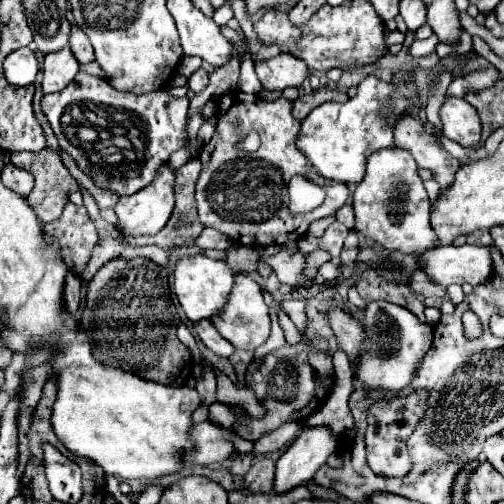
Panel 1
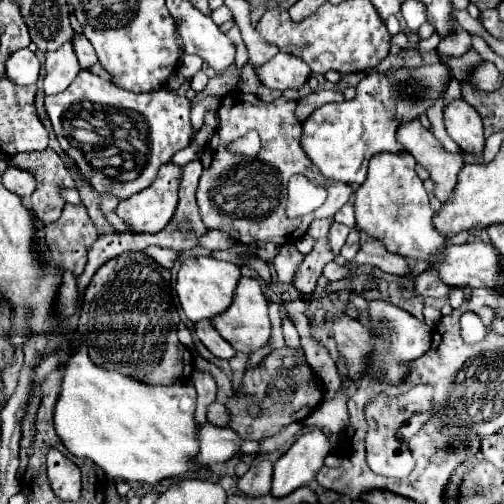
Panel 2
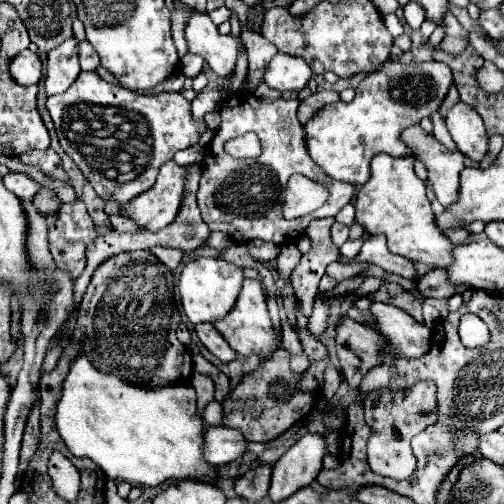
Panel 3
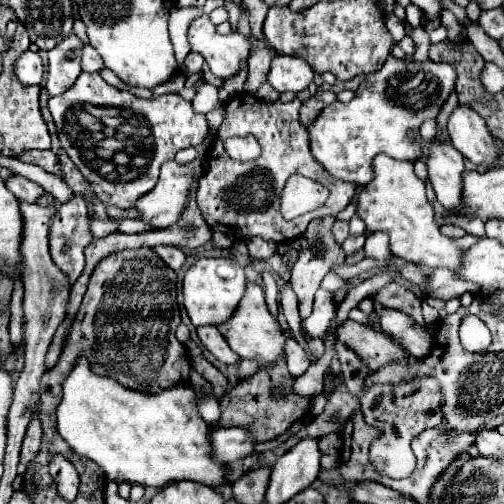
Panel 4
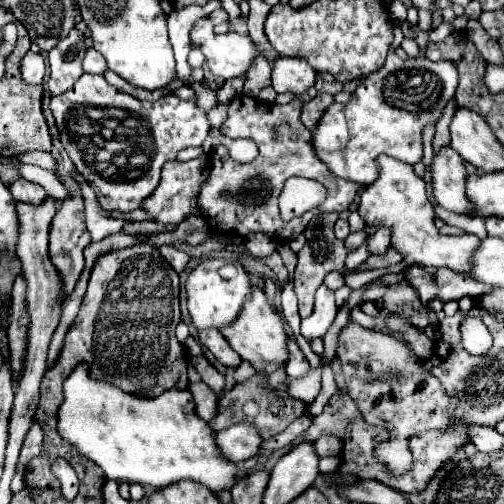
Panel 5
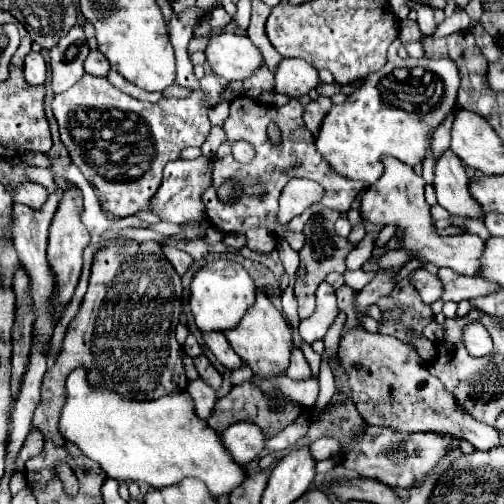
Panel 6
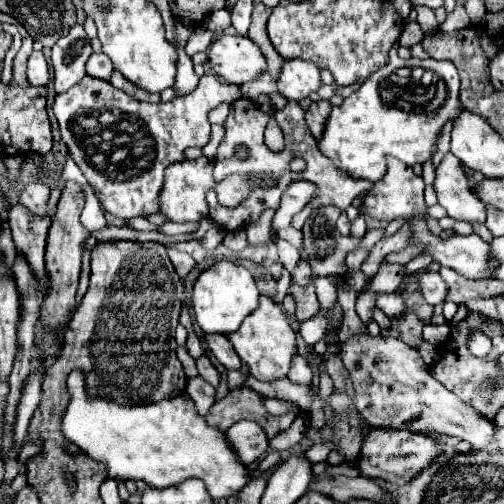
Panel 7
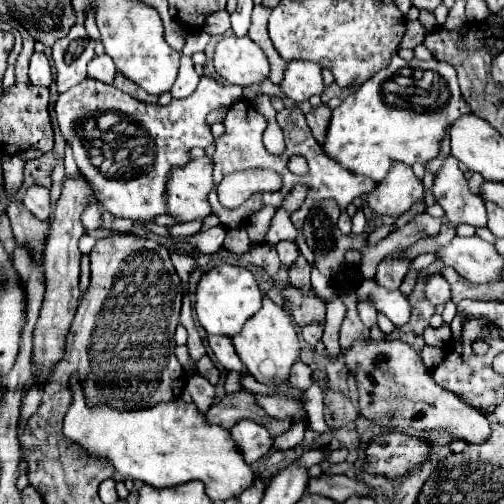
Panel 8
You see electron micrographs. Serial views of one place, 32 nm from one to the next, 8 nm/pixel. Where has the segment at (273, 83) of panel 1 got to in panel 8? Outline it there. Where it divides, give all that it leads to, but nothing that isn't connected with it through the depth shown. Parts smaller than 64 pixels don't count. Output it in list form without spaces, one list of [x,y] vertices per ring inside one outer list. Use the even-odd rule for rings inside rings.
[[[288,62],[284,82],[280,86],[288,98],[296,104],[308,100],[314,94],[322,94],[326,84],[322,80],[322,68],[314,62]]]

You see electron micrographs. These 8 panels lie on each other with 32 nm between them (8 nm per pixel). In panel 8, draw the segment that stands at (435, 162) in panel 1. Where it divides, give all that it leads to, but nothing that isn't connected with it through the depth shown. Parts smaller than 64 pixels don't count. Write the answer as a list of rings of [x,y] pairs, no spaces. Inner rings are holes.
[[[450,156],[450,158],[444,162],[442,170],[438,172],[438,176],[436,176],[436,180],[434,180],[434,186],[432,186],[432,194],[434,194],[436,202],[444,208],[448,222],[440,228],[440,234],[438,234],[436,238],[420,239],[405,249],[404,253],[406,258],[413,259],[420,256],[420,254],[436,252],[436,248],[448,244],[448,242],[456,236],[456,226],[460,226],[460,224],[470,224],[470,226],[474,226],[474,228],[484,228],[486,222],[488,222],[488,218],[486,218],[486,208],[484,208],[484,200],[482,200],[480,196],[474,196],[474,194],[468,190],[468,182],[466,182],[464,174],[460,172],[458,162],[456,162],[454,156]]]

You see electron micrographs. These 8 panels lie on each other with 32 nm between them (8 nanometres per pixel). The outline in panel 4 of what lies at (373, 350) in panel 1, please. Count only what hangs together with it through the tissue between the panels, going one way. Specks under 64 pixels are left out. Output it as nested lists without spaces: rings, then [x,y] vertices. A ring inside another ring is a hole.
[[[374,304],[374,308],[382,320],[384,334],[400,342],[410,356],[424,358],[428,356],[428,352],[432,352],[432,336],[426,328],[414,324],[412,318],[402,314],[400,310],[388,310],[382,304]]]

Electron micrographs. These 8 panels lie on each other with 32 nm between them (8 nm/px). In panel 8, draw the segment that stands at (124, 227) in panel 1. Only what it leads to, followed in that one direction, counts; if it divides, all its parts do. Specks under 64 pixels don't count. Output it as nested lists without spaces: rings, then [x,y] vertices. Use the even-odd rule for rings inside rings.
[[[208,156],[200,160],[192,160],[184,168],[174,168],[168,182],[168,214],[178,218],[180,222],[190,222],[198,218],[206,218],[212,210],[208,204],[208,192],[214,188],[212,182],[212,160]]]

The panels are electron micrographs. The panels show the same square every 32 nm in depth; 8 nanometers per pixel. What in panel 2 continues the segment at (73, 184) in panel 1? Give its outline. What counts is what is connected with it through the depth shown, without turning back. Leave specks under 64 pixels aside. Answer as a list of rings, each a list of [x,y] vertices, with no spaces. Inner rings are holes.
[[[46,148],[42,152],[16,154],[12,156],[12,160],[20,168],[36,174],[38,188],[30,196],[30,206],[34,208],[34,214],[44,222],[54,222],[64,206],[60,190],[74,188],[74,180],[64,168],[60,156],[52,148]]]

